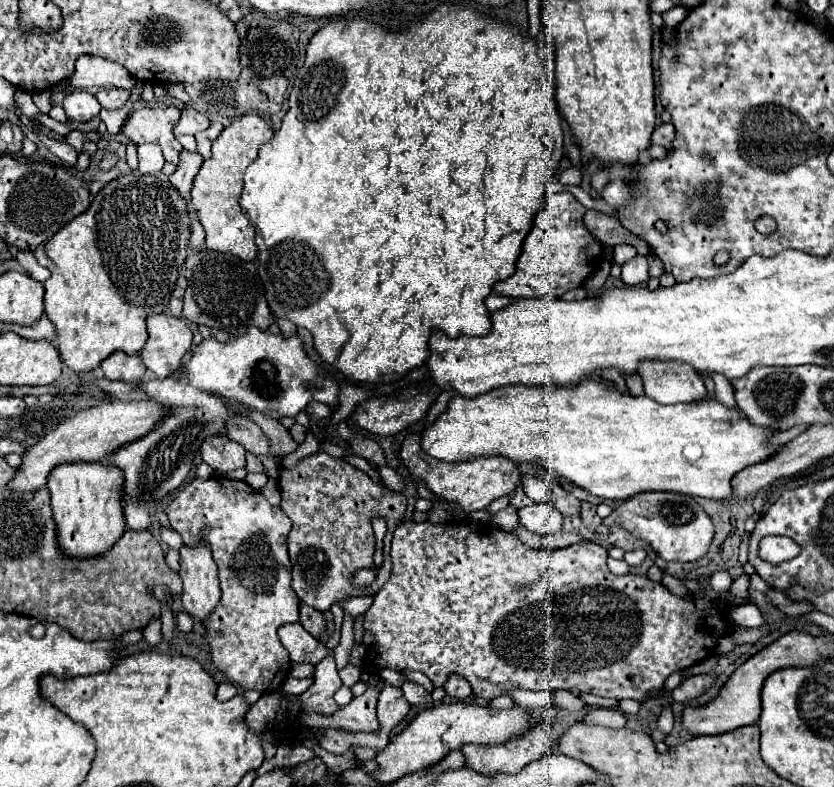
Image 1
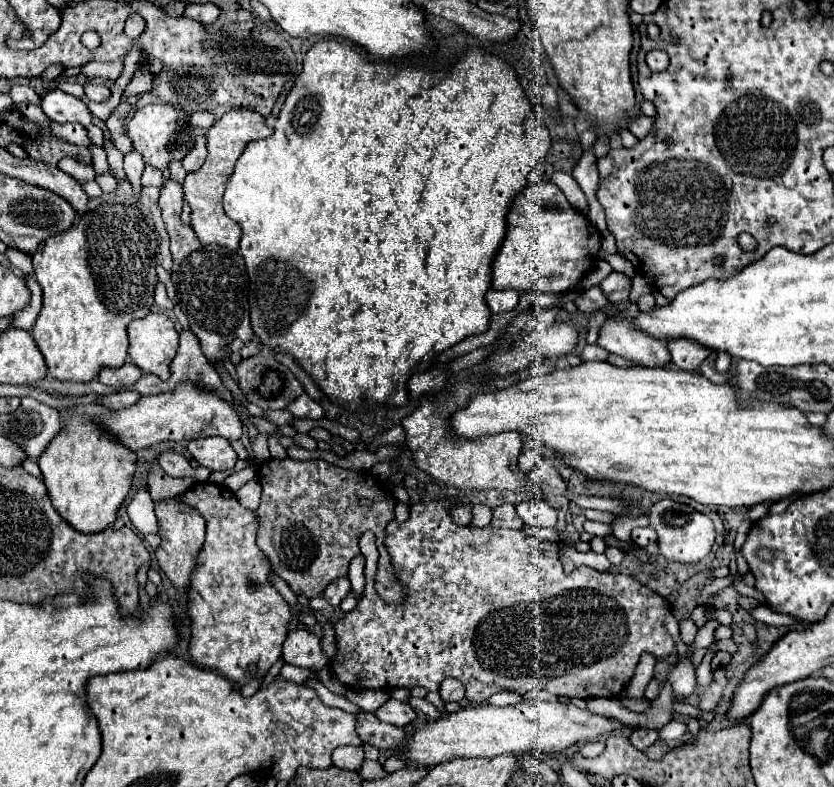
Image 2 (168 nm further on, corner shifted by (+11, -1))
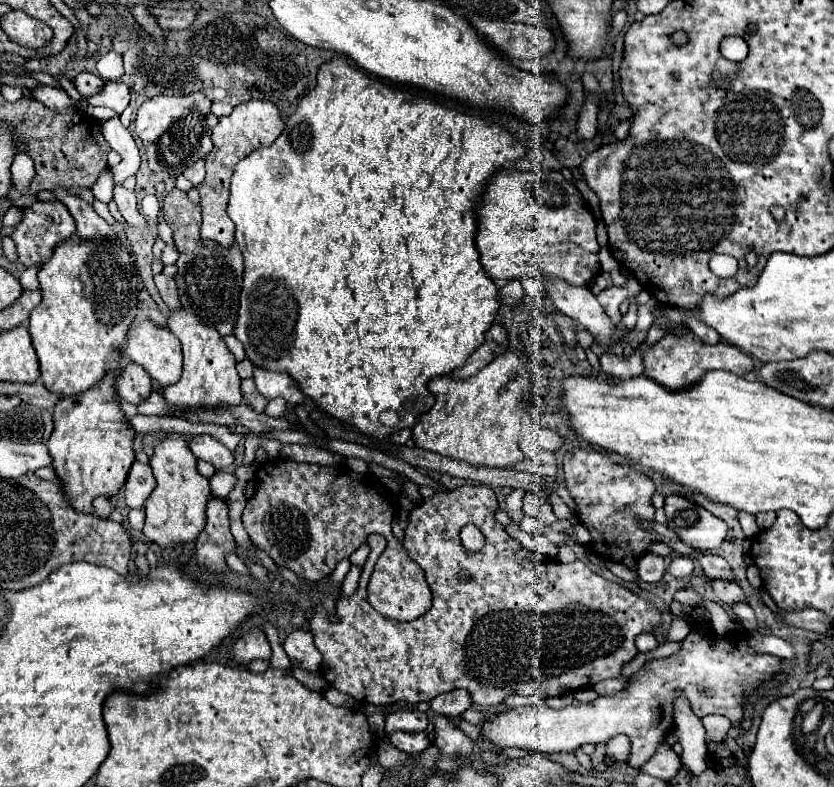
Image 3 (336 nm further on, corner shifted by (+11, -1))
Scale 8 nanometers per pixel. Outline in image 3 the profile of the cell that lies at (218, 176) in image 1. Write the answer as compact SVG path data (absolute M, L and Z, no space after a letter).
M247 101L241 103L233 109L231 115L221 117L219 123L213 127L211 131L211 141L213 141L213 149L211 153L205 157L205 165L207 165L207 177L201 185L197 185L195 189L201 195L201 215L203 215L203 223L201 223L201 237L211 239L221 243L223 247L231 247L233 245L233 235L235 235L235 225L229 219L229 215L225 213L227 207L227 199L229 199L229 179L233 175L233 167L251 151L271 145L281 131L285 129L285 123L281 121L279 109L273 103L267 101Z

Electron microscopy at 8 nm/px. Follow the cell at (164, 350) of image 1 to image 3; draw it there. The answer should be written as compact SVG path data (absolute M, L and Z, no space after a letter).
M141 319L141 321L135 321L129 329L129 335L127 335L127 347L125 347L125 355L141 365L149 375L151 379L155 379L161 387L167 387L167 385L173 385L179 377L181 377L181 343L179 339L167 329L167 327L161 327L157 323L153 323L151 319Z

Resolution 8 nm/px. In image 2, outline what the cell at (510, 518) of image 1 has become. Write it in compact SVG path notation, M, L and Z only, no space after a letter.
M501 505L493 509L493 521L495 527L505 527L505 529L521 529L523 521L515 513L515 505Z

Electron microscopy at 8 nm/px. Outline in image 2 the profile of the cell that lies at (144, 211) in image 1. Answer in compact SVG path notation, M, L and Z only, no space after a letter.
M103 205L101 213L85 213L75 225L43 243L39 255L33 255L35 279L43 289L43 309L31 329L31 335L45 357L47 371L59 381L87 383L105 367L121 367L127 359L127 325L151 311L157 283L157 233L143 221L141 209L125 205Z

